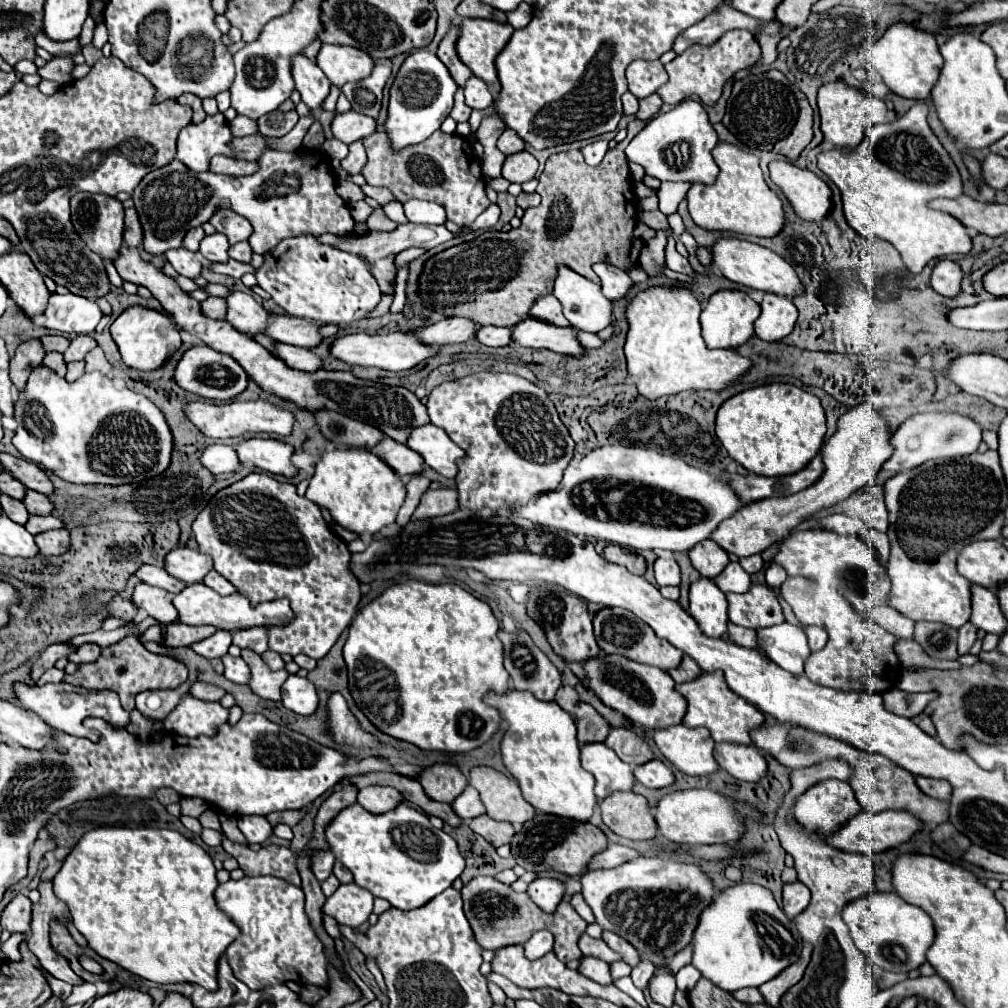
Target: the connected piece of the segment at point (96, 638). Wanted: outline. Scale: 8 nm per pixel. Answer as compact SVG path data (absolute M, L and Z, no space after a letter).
M145 619L143 623L139 625L133 625L133 627L121 627L121 629L115 629L115 631L101 631L101 629L87 634L77 635L73 639L69 639L67 643L73 645L73 647L79 647L83 643L99 643L101 647L107 647L107 645L113 645L117 639L125 637L127 633L133 633L133 635L139 635L141 631L145 631L147 627L151 625L157 625L157 621L153 619Z

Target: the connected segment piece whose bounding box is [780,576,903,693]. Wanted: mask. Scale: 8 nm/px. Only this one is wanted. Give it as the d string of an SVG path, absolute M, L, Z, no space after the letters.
M796 576L786 579L781 585L780 595L789 603L800 623L823 627L829 635L829 645L821 649L821 657L809 657L805 661L805 675L813 683L867 693L885 693L897 685L903 667L893 651L895 637L875 621L869 621L869 617L861 617L861 613L857 613L841 593L837 593L837 589L817 589L815 581Z

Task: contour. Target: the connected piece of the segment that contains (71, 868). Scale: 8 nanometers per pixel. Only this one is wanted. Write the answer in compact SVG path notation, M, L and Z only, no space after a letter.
M99 827L89 831L53 879L55 895L67 903L73 925L99 957L153 983L195 983L207 991L217 991L219 957L241 935L215 903L217 885L213 859L203 847L177 831L147 827Z

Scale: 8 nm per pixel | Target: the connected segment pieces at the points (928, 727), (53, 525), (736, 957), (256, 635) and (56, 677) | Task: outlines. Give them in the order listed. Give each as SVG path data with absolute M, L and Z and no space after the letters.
M921 713L921 715L915 715L913 719L911 719L917 727L921 727L927 735L931 735L931 737L937 737L937 731L935 731L935 725L931 723L931 719L925 715L925 713Z
M31 515L29 521L27 521L27 525L25 525L25 529L31 535L39 535L41 531L61 529L61 527L65 527L65 523L61 519L57 519L57 517L53 517L53 515L49 515L49 517L35 517L35 515Z
M737 883L717 893L713 905L701 913L693 935L693 965L725 991L761 987L795 963L799 953L801 935L775 903L773 893L751 883Z
M251 627L251 629L241 629L233 633L233 643L239 649L251 649L255 653L265 653L269 649L269 639L267 639L267 629L265 627Z
M47 669L41 677L39 677L39 685L43 685L43 683L61 683L63 681L63 677L65 677L65 671L61 671L61 669Z

